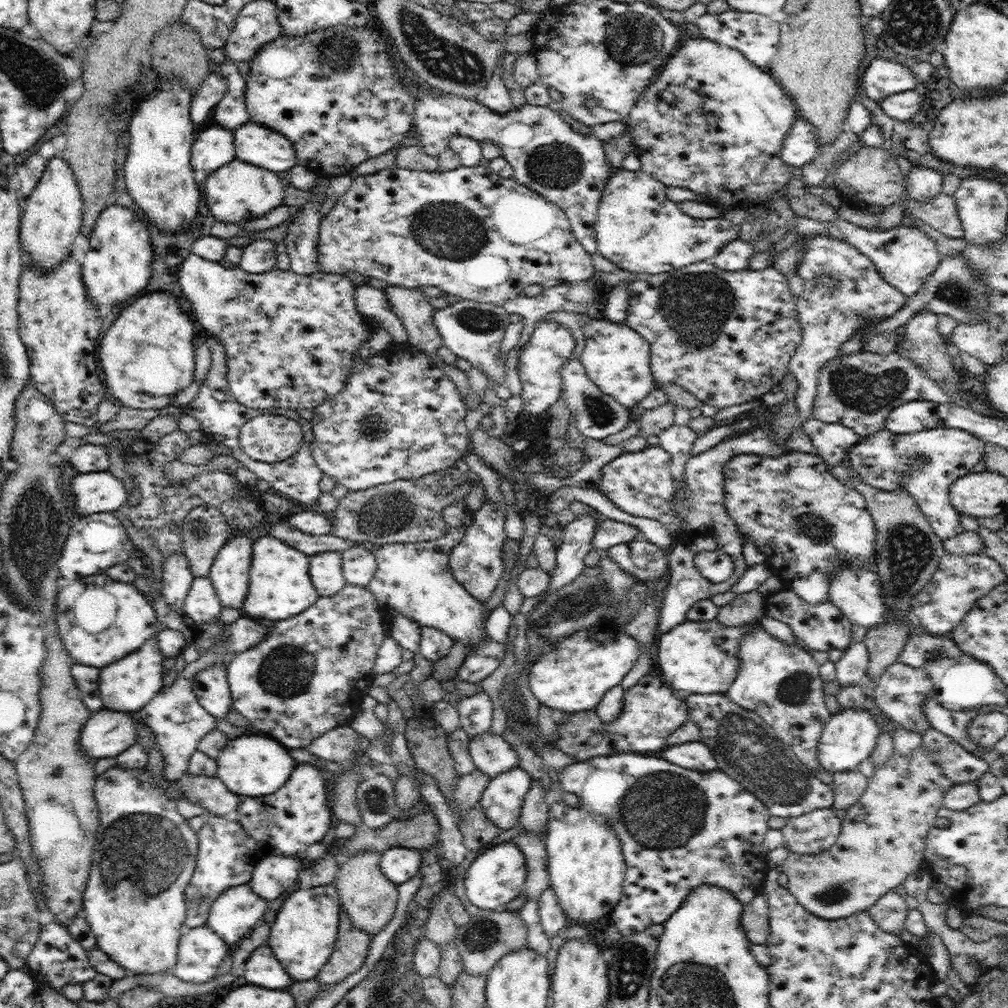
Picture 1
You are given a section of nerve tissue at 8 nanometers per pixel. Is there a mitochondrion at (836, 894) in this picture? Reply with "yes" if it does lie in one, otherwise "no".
yes

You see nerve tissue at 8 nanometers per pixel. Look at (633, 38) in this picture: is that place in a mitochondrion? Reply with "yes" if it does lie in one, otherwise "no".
yes

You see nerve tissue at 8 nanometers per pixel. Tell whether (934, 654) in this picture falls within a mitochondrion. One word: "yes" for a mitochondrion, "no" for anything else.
yes

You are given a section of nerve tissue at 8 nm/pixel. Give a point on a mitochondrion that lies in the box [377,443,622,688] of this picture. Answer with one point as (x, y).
(580, 604)

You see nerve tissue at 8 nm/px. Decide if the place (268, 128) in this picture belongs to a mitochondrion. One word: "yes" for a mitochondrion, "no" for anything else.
no

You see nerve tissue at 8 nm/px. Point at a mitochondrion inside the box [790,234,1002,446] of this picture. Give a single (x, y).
(866, 390)

